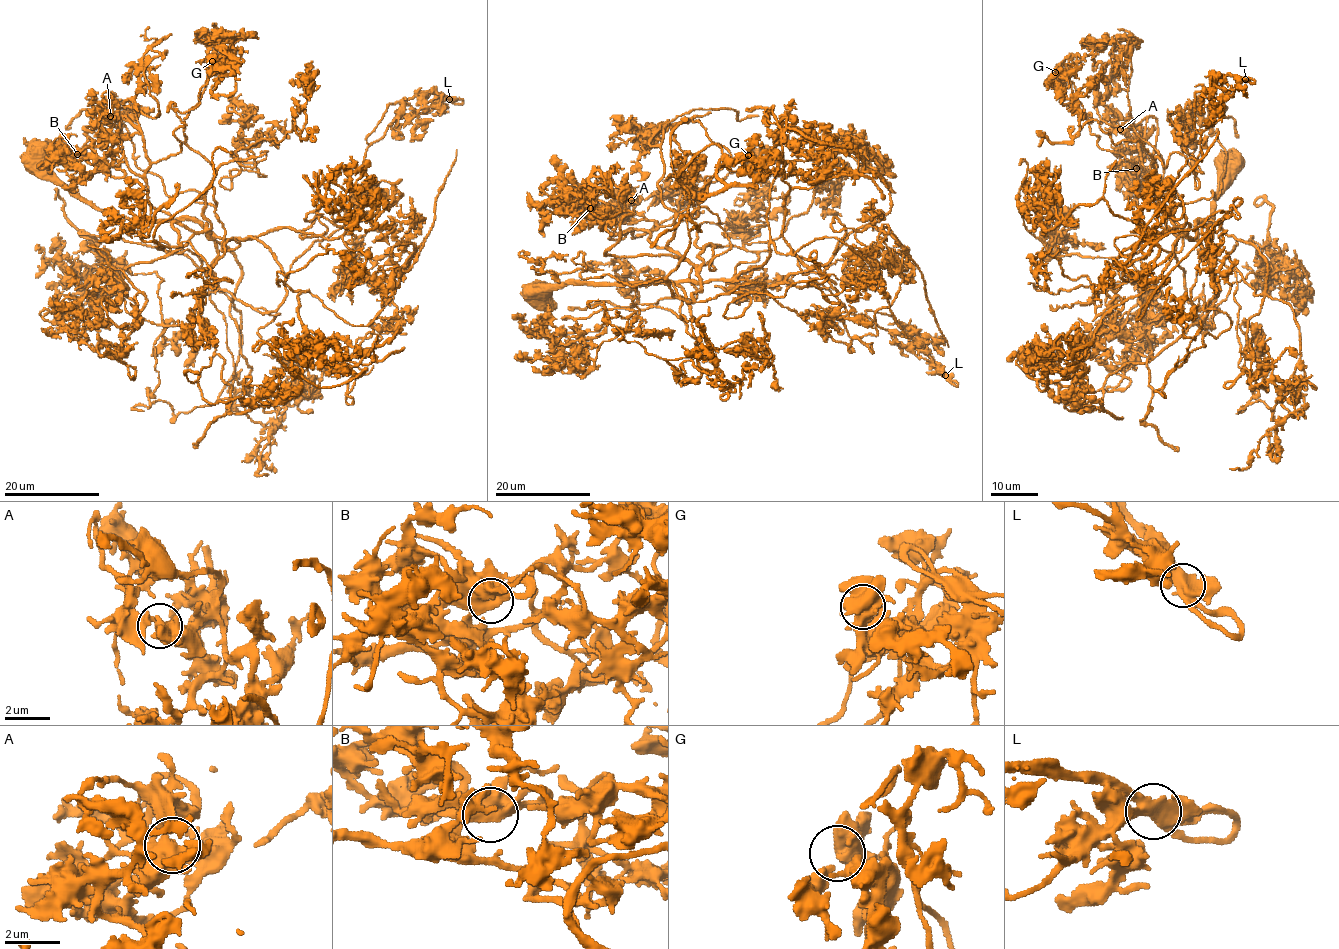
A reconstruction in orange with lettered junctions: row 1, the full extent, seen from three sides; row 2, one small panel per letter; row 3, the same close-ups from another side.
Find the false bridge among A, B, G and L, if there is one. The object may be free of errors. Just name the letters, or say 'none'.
none

